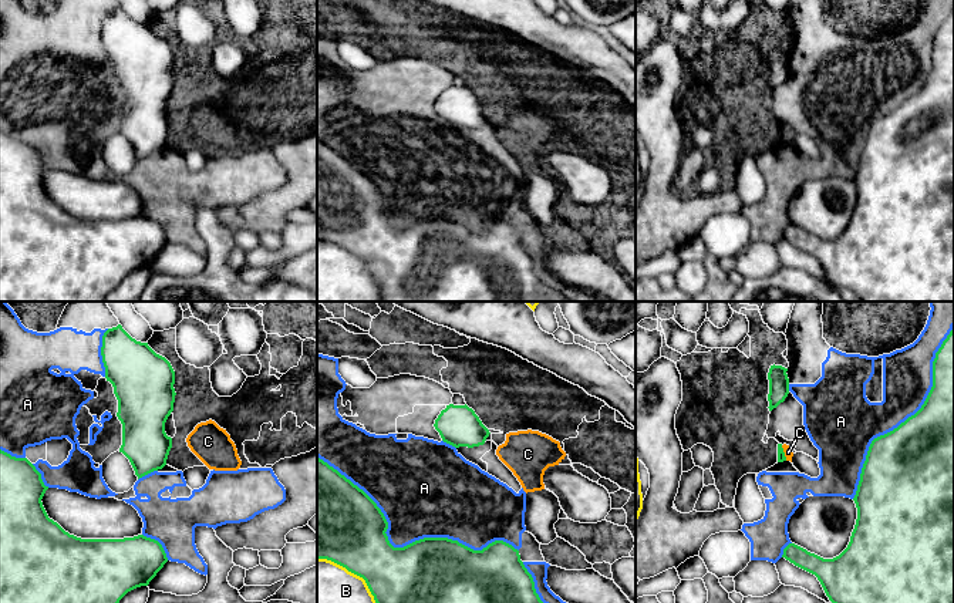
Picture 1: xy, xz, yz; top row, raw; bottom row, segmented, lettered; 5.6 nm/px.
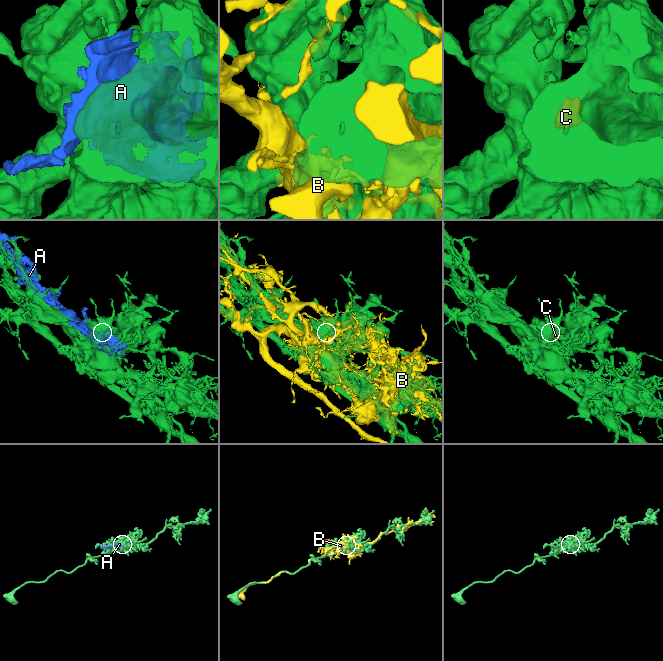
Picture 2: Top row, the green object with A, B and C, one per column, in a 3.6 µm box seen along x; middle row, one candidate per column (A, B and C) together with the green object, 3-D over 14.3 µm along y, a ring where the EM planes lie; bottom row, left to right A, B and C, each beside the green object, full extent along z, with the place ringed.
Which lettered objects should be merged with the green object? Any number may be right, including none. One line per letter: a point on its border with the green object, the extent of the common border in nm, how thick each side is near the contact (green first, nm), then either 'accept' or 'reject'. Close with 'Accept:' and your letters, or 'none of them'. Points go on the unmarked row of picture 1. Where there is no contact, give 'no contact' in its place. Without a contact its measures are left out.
A: xz (405, 228) | 1250 nm | 500/400 nm | reject
B: xz (360, 258) | 500 nm | 380/480 nm | reject
C: yz (784, 134) | 90 nm | 50/50 nm | reject
Accept: none of them

